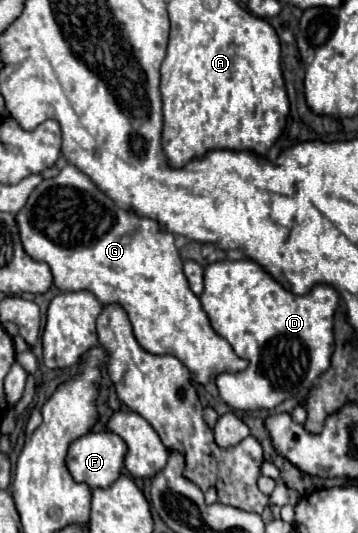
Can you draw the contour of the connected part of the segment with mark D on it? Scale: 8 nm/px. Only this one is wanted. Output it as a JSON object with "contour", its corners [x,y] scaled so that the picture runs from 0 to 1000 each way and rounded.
{"contour":[[[620,488],[620,492],[598,492],[598,495],[581,495],[581,499],[575,499],[575,507],[570,507],[570,548],[559,552],[559,567],[564,567],[570,585],[575,585],[581,597],[587,597],[592,615],[603,619],[603,627],[615,627],[626,638],[637,638],[637,645],[654,653],[654,660],[659,660],[665,672],[682,672],[682,675],[698,679],[693,690],[676,694],[676,698],[620,698],[620,702],[609,702],[609,705],[598,709],[598,720],[603,720],[603,728],[609,728],[609,739],[615,739],[615,747],[620,747],[637,762],[648,762],[648,765],[659,765],[659,769],[754,769],[754,765],[771,765],[782,754],[793,754],[793,750],[804,750],[804,747],[816,747],[816,743],[849,743],[849,739],[866,732],[866,724],[877,720],[877,713],[883,713],[899,698],[916,694],[916,687],[922,687],[922,668],[927,668],[927,653],[933,653],[927,597],[933,597],[933,582],[939,582],[939,574],[944,574],[944,548],[939,548],[922,533],[883,533],[860,552],[849,552],[849,555],[821,555],[816,548],[793,544],[760,518],[749,518],[749,510],[737,510],[715,492],[704,492],[704,488]]]}

